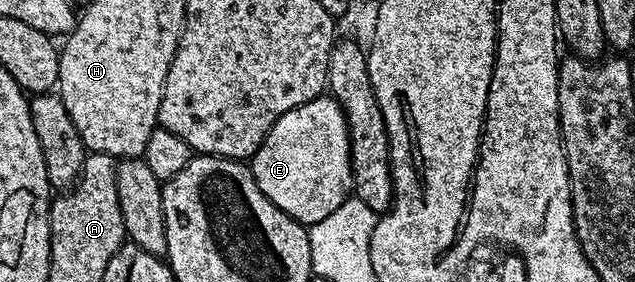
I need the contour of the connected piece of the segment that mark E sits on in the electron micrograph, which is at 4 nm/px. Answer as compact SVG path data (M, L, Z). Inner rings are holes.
M320 96L282 114L260 144L259 151L251 155L249 169L257 180L257 188L281 212L308 228L325 220L329 212L341 208L353 190L351 141L339 102L330 96Z

